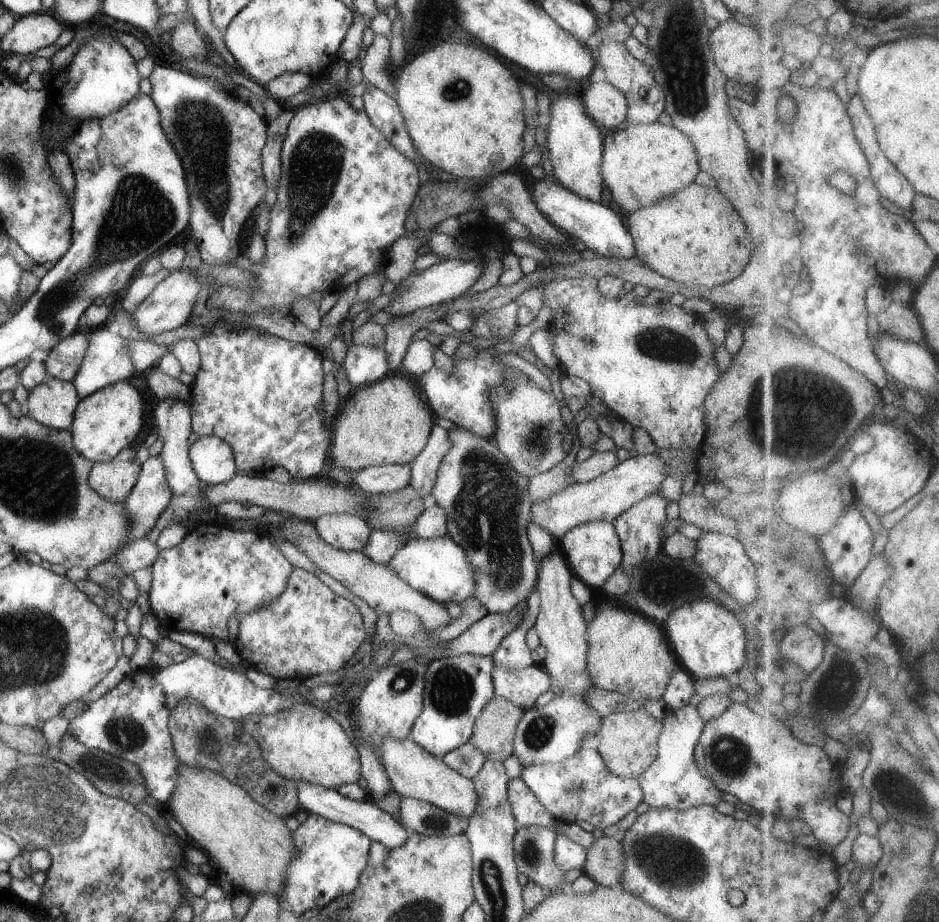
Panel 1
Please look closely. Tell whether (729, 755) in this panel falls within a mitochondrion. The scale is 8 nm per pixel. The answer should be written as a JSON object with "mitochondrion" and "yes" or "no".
{"mitochondrion":"yes"}

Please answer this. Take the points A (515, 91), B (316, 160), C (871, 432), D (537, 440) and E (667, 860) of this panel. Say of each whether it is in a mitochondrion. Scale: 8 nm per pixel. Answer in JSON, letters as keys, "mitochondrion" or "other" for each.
{"A":"other","B":"mitochondrion","C":"other","D":"mitochondrion","E":"mitochondrion"}

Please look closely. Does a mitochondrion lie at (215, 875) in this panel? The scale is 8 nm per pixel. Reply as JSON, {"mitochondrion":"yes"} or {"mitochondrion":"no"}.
{"mitochondrion":"no"}

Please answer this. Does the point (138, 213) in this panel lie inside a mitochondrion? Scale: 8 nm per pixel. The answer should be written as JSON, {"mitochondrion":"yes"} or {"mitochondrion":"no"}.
{"mitochondrion":"yes"}

